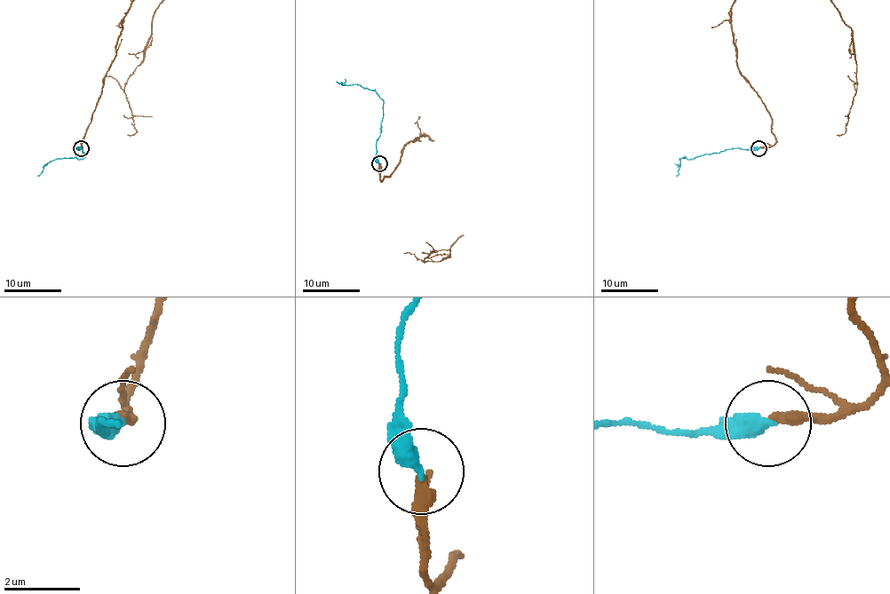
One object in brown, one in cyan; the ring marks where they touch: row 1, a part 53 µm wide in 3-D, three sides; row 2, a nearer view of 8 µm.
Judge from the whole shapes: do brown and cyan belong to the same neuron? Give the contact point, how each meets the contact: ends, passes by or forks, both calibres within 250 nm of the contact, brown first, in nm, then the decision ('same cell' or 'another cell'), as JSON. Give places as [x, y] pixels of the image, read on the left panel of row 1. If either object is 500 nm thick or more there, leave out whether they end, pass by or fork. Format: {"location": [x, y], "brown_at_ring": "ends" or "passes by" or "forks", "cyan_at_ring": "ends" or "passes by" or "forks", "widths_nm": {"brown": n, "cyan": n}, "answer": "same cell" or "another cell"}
{"location": [81, 148], "brown_at_ring": "ends", "cyan_at_ring": "ends", "widths_nm": {"brown": 280, "cyan": 440}, "answer": "same cell"}

